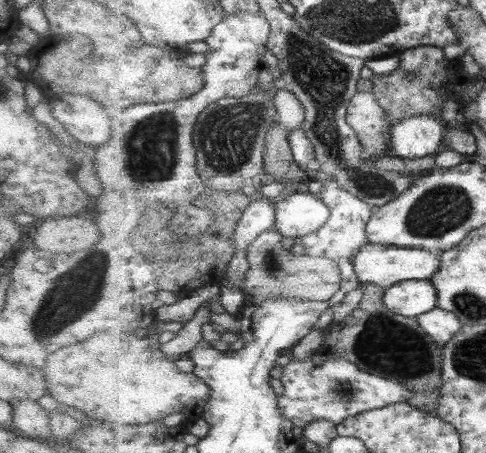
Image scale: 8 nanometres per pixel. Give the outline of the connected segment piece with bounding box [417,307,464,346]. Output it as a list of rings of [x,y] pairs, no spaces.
[[[439,307],[417,316],[417,320],[423,326],[423,330],[442,346],[453,340],[455,334],[464,326],[456,314]]]

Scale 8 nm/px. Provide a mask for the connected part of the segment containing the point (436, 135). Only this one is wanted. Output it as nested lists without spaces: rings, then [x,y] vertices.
[[[431,113],[399,121],[391,129],[391,153],[408,159],[435,156],[443,148],[446,129],[445,123]]]

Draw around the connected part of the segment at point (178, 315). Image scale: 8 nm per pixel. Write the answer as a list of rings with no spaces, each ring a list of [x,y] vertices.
[[[210,282],[203,287],[195,289],[189,296],[171,305],[161,305],[156,310],[156,320],[165,323],[173,321],[181,324],[189,322],[189,320],[193,320],[194,312],[199,310],[199,306],[203,302],[213,301],[219,294],[219,282]]]

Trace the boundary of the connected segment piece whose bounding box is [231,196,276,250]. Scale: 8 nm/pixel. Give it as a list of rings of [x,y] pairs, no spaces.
[[[266,197],[257,198],[251,201],[251,205],[245,209],[237,228],[233,230],[233,245],[235,250],[248,249],[249,245],[273,228],[276,224],[275,214],[276,200]]]

